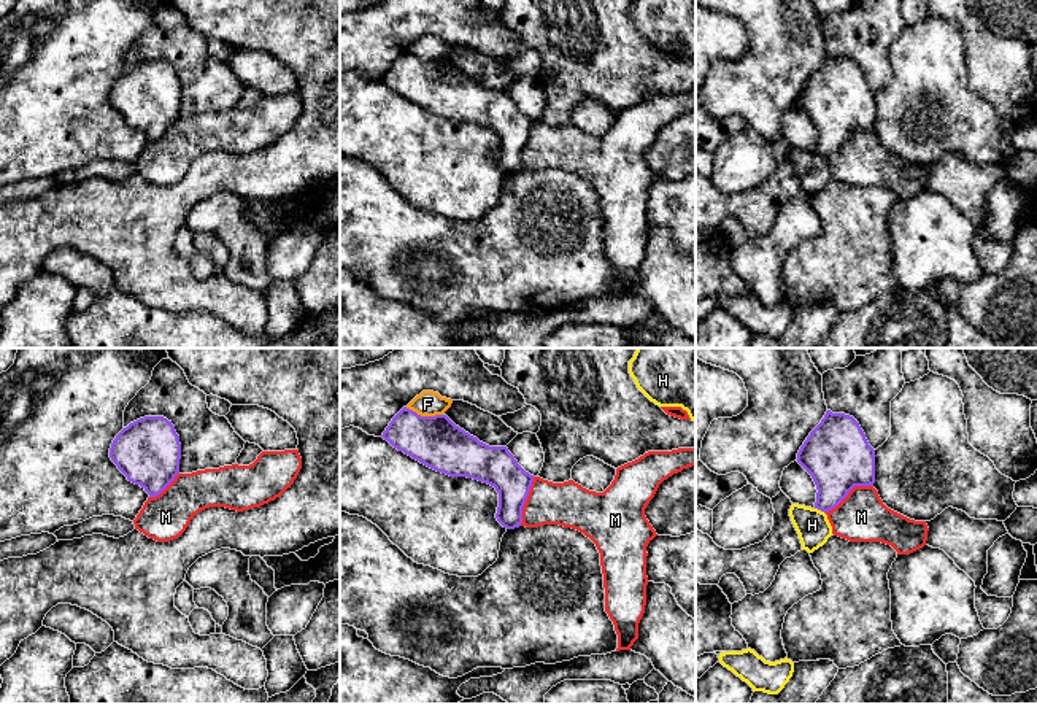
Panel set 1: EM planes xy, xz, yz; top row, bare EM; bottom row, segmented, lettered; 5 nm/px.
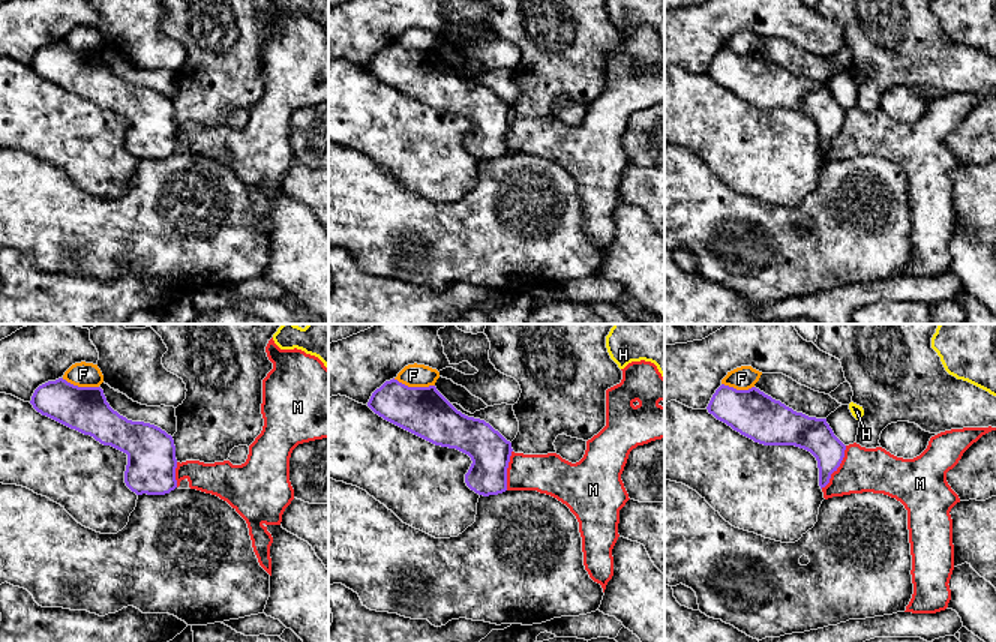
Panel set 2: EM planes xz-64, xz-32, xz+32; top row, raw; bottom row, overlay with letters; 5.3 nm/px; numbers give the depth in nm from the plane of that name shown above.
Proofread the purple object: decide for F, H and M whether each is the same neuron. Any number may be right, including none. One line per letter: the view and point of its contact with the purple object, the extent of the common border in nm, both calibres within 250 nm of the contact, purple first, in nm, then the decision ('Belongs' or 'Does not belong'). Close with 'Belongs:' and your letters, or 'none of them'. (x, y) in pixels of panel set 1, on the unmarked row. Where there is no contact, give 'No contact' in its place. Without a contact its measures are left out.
F: Touches purple at xz (424, 61). Shared border 200 nm. Thickness 260 nm (purple) against 130 nm. Does not belong
H: Touches purple at yz (820, 153). Shared border 70 nm. Thickness 300 nm (purple) against 170 nm. Does not belong
M: Touches purple at xz (524, 145). Shared border 260 nm. Thickness 200 nm (purple) against 220 nm. Does not belong
Belongs: none of them

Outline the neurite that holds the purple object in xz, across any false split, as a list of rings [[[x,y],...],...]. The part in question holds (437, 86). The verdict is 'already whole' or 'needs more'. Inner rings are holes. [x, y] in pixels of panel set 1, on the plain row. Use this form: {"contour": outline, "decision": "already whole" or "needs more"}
{"contour": [[[403,51],[381,79],[394,92],[449,121],[467,121],[495,132],[495,162],[515,173],[534,119],[526,116],[507,91],[489,91],[456,70],[446,59],[421,60]]], "decision": "already whole"}

